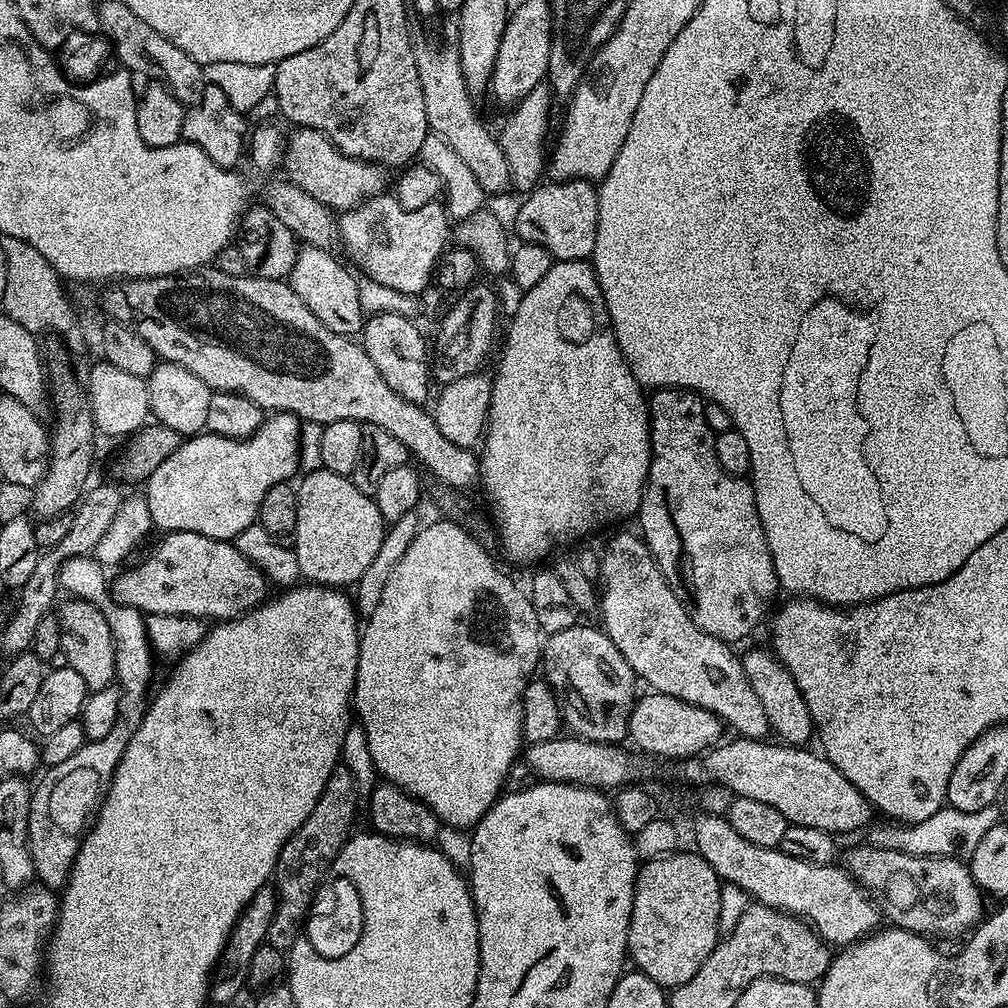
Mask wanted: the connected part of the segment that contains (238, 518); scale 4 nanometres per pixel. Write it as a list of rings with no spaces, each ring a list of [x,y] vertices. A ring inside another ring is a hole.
[[[277,412],[269,415],[261,428],[247,440],[231,440],[209,431],[187,437],[146,482],[146,499],[153,525],[157,529],[160,527],[164,534],[193,532],[215,540],[235,541],[251,524],[257,523],[266,490],[270,490],[270,486],[289,483],[293,479],[291,476],[301,467],[301,429],[299,416]]]

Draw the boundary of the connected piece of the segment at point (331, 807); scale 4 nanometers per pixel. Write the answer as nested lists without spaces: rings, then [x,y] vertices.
[[[340,766],[333,772],[330,782],[326,782],[326,790],[322,790],[322,798],[318,798],[318,806],[302,822],[298,831],[288,839],[278,854],[274,887],[278,893],[274,922],[270,922],[267,943],[279,952],[289,953],[294,942],[305,931],[304,919],[310,916],[316,890],[320,887],[334,858],[340,853],[346,837],[353,831],[352,823],[356,820],[356,783],[347,768]]]

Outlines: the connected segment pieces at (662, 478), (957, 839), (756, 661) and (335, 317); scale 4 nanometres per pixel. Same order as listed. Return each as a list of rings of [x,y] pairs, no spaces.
[[[658,388],[651,393],[648,400],[648,429],[652,439],[652,461],[648,471],[648,483],[644,485],[644,497],[640,503],[638,513],[641,528],[639,531],[642,533],[644,543],[652,551],[652,557],[655,558],[656,565],[662,570],[670,590],[674,590],[674,594],[682,602],[684,609],[688,611],[694,626],[698,626],[703,632],[714,638],[725,642],[733,642],[732,640],[746,639],[763,622],[764,615],[766,615],[766,620],[770,609],[773,607],[772,599],[775,598],[776,592],[778,593],[778,581],[772,555],[770,554],[770,546],[766,542],[766,534],[758,514],[756,490],[747,479],[732,476],[726,470],[722,470],[722,466],[718,462],[718,454],[714,450],[716,433],[710,430],[710,426],[706,422],[705,403],[704,397],[699,396],[696,392],[688,391],[687,388]]]
[[[992,803],[976,812],[964,812],[944,805],[926,821],[912,824],[895,824],[888,820],[871,823],[864,832],[864,842],[871,848],[884,850],[898,850],[900,853],[915,856],[950,856],[955,853],[954,848],[960,846],[965,852],[971,852],[981,842],[983,835],[1001,821],[1000,804]]]
[[[752,648],[749,650],[748,653],[743,653],[743,655],[740,656],[740,665],[742,666],[742,670],[746,674],[746,678],[750,682],[750,686],[754,690],[754,694],[758,694],[758,702],[762,702],[762,710],[766,710],[766,718],[768,719],[768,727],[771,729],[771,731],[774,733],[776,732],[775,739],[777,741],[783,742],[785,745],[788,746],[804,746],[807,745],[809,742],[808,739],[813,739],[814,736],[814,727],[812,724],[812,719],[810,718],[810,710],[806,706],[806,702],[804,701],[804,695],[802,694],[802,690],[798,690],[798,682],[794,682],[794,678],[790,674],[790,670],[787,668],[786,665],[784,665],[780,659],[774,654],[769,654],[767,651],[766,653],[763,652],[760,648]]]
[[[301,247],[296,253],[294,270],[290,283],[294,294],[310,306],[314,318],[325,324],[335,336],[356,338],[363,333],[366,311],[360,301],[360,288],[356,280],[332,257],[333,253],[326,248]]]

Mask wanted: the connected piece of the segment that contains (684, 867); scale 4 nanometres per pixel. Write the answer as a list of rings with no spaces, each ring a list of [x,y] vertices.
[[[677,850],[667,856],[658,856],[655,860],[646,860],[639,865],[634,886],[634,906],[628,931],[628,956],[642,974],[646,974],[657,986],[671,990],[690,982],[702,962],[710,958],[722,933],[719,930],[718,912],[722,881],[715,870],[702,858],[699,852]]]

